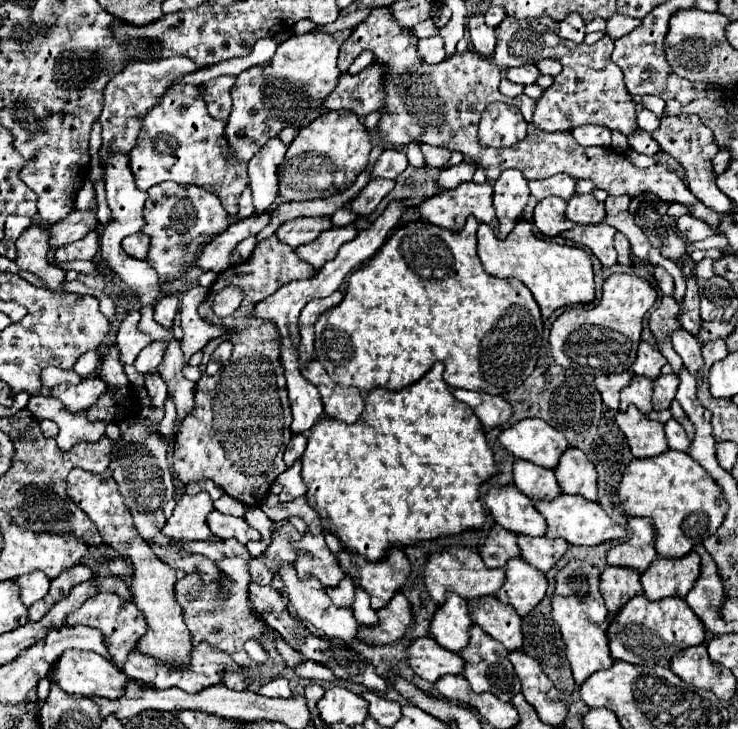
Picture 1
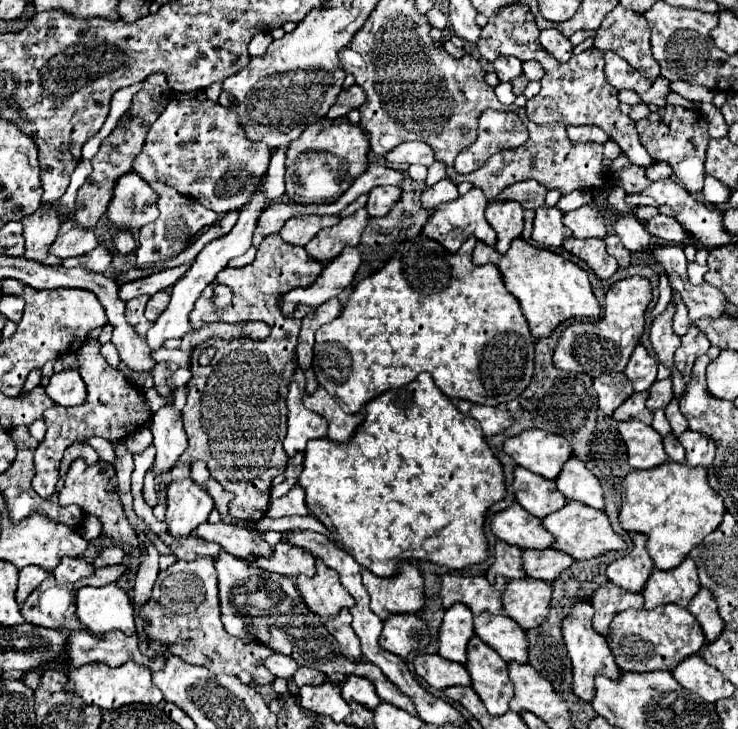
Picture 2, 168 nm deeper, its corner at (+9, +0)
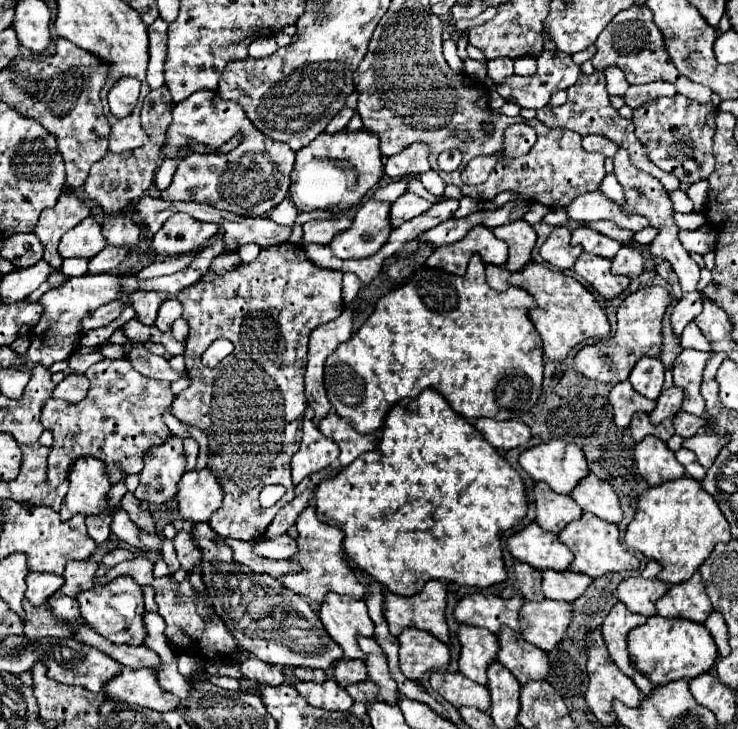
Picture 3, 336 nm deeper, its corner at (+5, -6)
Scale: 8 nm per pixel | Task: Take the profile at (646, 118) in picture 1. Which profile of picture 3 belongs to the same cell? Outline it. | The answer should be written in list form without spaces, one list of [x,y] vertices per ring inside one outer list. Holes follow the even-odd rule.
[[[651,82],[651,84],[643,84],[643,86],[629,86],[629,90],[625,92],[625,104],[631,106],[633,110],[643,106],[649,100],[655,100],[659,96],[673,96],[675,86],[669,82]]]

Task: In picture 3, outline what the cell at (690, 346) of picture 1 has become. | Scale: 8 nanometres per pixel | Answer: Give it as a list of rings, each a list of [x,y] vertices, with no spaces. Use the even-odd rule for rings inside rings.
[[[691,322],[683,334],[681,334],[681,348],[693,348],[693,350],[703,350],[709,352],[711,350],[711,342],[703,336],[703,332],[697,328],[695,322]]]

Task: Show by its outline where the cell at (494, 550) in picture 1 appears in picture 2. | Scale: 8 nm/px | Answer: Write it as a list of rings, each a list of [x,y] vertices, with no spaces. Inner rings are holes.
[[[499,540],[495,544],[493,558],[495,560],[487,570],[489,580],[493,580],[495,576],[503,576],[503,578],[521,578],[521,576],[525,576],[525,572],[521,568],[521,550],[517,546],[511,546],[511,544]]]

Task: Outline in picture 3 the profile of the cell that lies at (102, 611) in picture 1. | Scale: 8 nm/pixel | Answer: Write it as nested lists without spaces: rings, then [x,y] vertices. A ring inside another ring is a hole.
[[[117,576],[113,582],[95,584],[91,590],[79,592],[77,602],[81,608],[81,616],[97,634],[109,638],[115,644],[141,646],[145,642],[145,626],[141,622],[141,614],[145,614],[143,588],[133,578]]]

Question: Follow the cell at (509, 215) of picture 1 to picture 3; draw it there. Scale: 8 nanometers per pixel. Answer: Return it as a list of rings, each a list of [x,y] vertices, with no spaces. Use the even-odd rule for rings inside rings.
[[[515,220],[507,226],[497,226],[493,228],[493,234],[507,242],[509,246],[509,260],[505,264],[505,268],[509,272],[517,272],[523,270],[525,264],[531,262],[531,250],[535,246],[535,230],[531,224],[527,224],[525,220]]]

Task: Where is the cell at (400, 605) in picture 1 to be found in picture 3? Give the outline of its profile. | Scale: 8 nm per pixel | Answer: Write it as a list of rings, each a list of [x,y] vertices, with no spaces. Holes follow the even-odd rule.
[[[403,630],[403,634],[399,636],[399,644],[401,672],[413,682],[419,682],[425,672],[443,670],[449,664],[449,648],[425,630]]]

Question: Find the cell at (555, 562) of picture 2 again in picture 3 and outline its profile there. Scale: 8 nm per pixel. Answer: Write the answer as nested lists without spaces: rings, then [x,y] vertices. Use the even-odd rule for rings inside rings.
[[[545,570],[543,572],[543,594],[549,600],[561,600],[561,602],[575,602],[585,590],[593,578],[585,574],[573,574],[571,570],[567,572],[553,572]]]

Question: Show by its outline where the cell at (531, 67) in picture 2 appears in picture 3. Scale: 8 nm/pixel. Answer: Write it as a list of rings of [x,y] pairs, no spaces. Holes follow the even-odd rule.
[[[525,54],[525,58],[515,58],[515,74],[519,74],[519,76],[533,76],[537,72],[535,60],[537,58],[533,58],[529,54]]]

